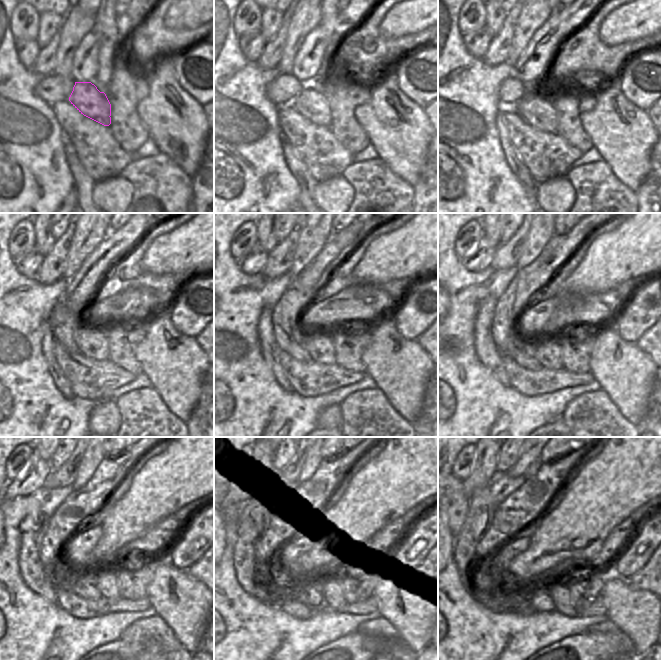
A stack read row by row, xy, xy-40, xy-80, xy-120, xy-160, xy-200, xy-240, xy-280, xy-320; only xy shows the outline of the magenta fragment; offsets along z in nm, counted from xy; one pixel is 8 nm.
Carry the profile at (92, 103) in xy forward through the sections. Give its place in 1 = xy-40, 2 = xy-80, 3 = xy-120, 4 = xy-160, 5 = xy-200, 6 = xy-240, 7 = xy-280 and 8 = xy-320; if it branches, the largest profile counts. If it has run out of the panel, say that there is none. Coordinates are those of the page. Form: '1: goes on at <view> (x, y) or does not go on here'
1: goes on at xy-40 (312, 104)
2: goes on at xy-80 (536, 108)
3: goes on at xy-120 (90, 337)
4: goes on at xy-160 (317, 342)
5: goes on at xy-200 (546, 350)
6: goes on at xy-240 (105, 581)
7: goes on at xy-280 (333, 592)
8: goes on at xy-320 (558, 591)

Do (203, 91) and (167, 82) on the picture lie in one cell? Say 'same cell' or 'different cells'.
different cells

